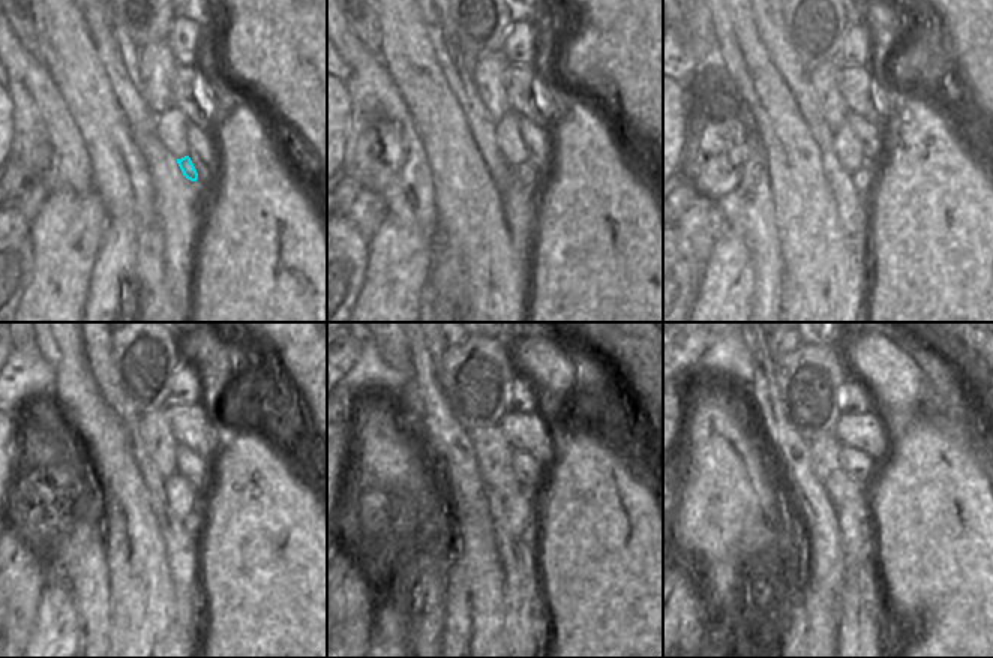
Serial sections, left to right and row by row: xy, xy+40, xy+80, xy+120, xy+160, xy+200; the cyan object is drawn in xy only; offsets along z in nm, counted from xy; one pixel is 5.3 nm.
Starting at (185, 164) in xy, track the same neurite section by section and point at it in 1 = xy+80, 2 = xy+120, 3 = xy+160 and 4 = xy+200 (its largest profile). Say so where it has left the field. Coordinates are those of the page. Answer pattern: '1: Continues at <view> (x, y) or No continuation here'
1: Continues at xy+80 (863, 179)
2: Continues at xy+120 (192, 522)
3: Continues at xy+160 (528, 532)
4: Continues at xy+200 (869, 538).

